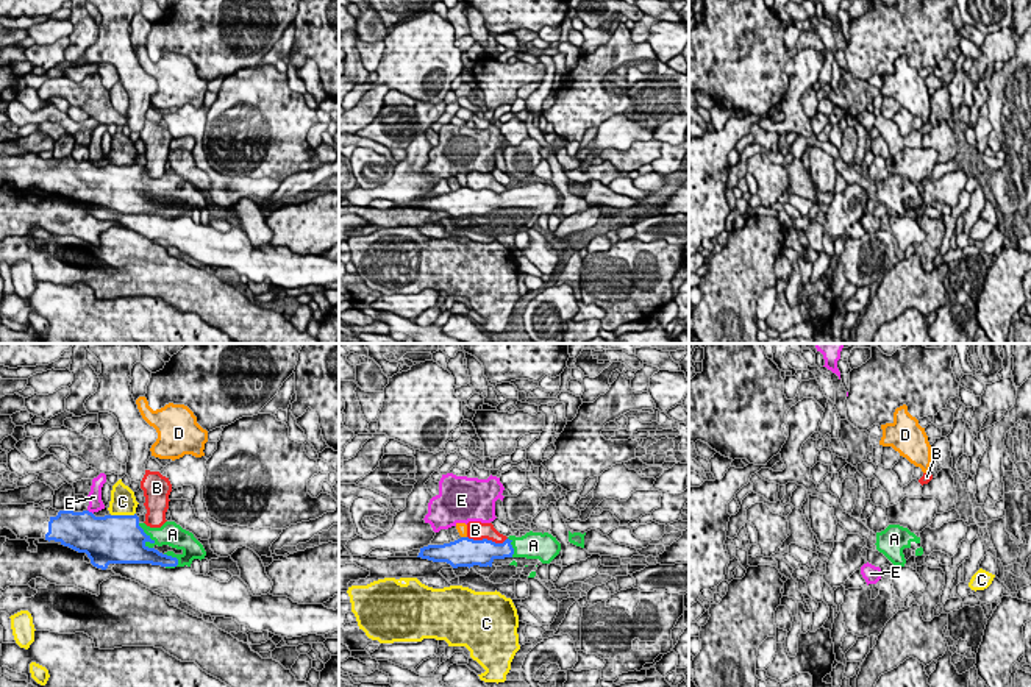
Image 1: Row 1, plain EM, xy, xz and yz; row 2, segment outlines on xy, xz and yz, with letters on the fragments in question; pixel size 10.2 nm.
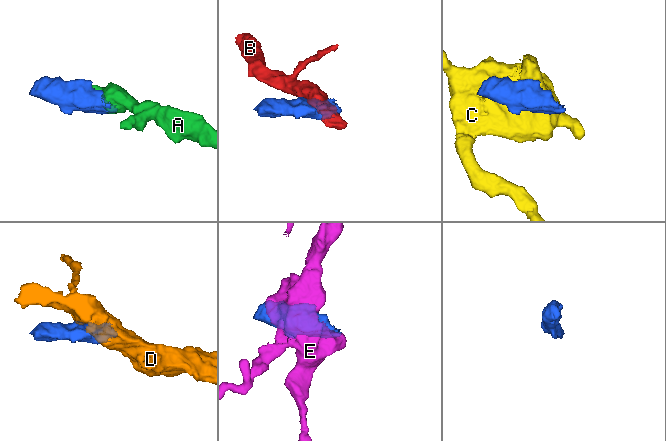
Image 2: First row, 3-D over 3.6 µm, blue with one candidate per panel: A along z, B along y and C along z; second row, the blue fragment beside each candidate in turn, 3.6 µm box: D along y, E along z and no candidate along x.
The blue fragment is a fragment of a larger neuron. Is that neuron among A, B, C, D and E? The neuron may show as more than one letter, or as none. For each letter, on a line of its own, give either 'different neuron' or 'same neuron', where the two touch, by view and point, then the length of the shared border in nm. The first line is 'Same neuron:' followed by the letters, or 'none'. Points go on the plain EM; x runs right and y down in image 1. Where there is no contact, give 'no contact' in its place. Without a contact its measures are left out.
Same neuron: A
A: same neuron; contact xy (149, 188); length 300 nm
B: different neuron; contact xz (486, 189); length 420 nm
C: different neuron; contact xy (122, 166); length 260 nm
D: different neuron; contact xz (464, 188); length 70 nm
E: different neuron; contact xy (91, 163); length 80 nm

